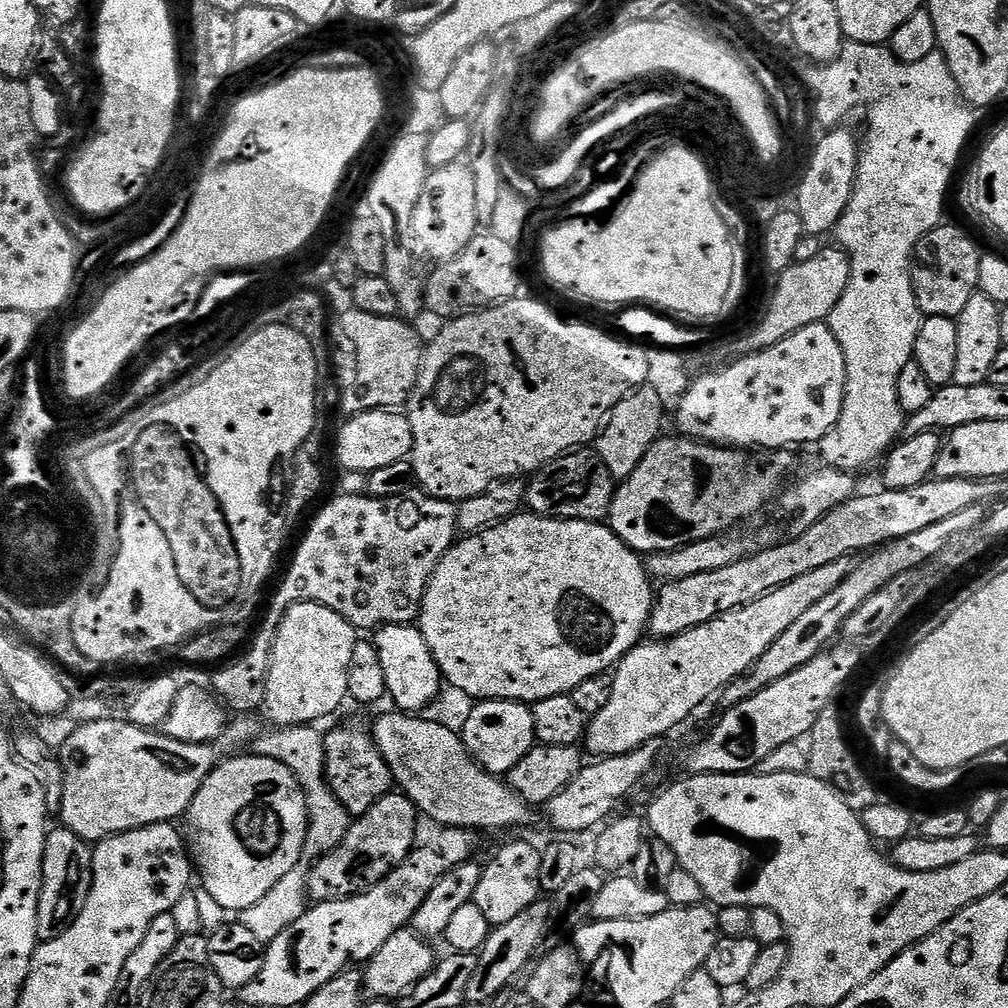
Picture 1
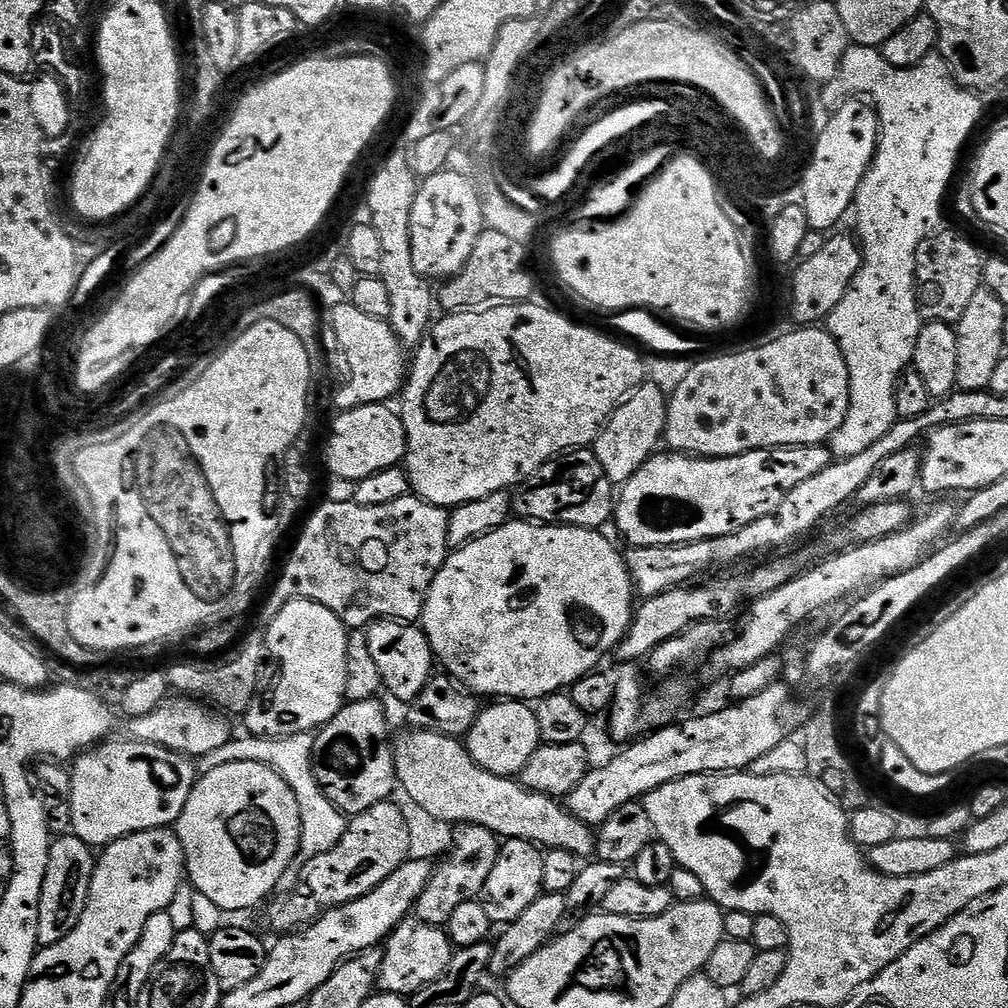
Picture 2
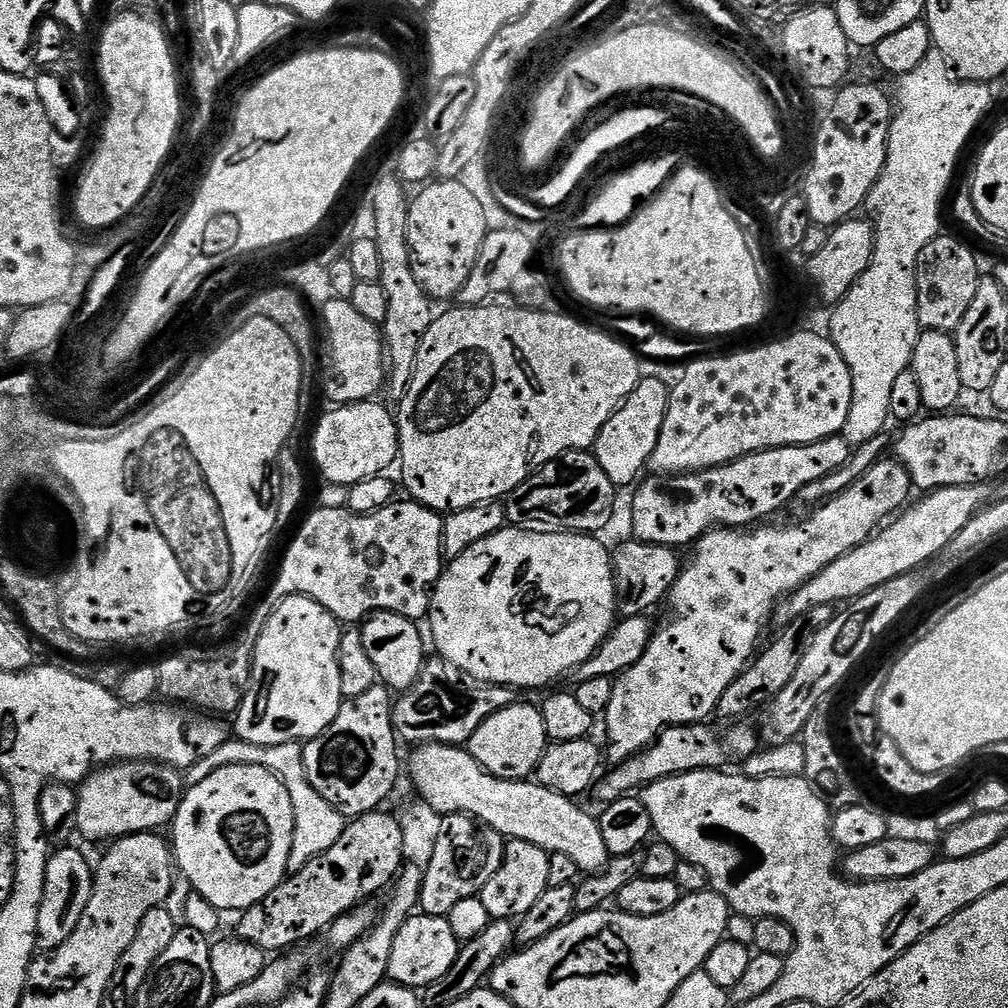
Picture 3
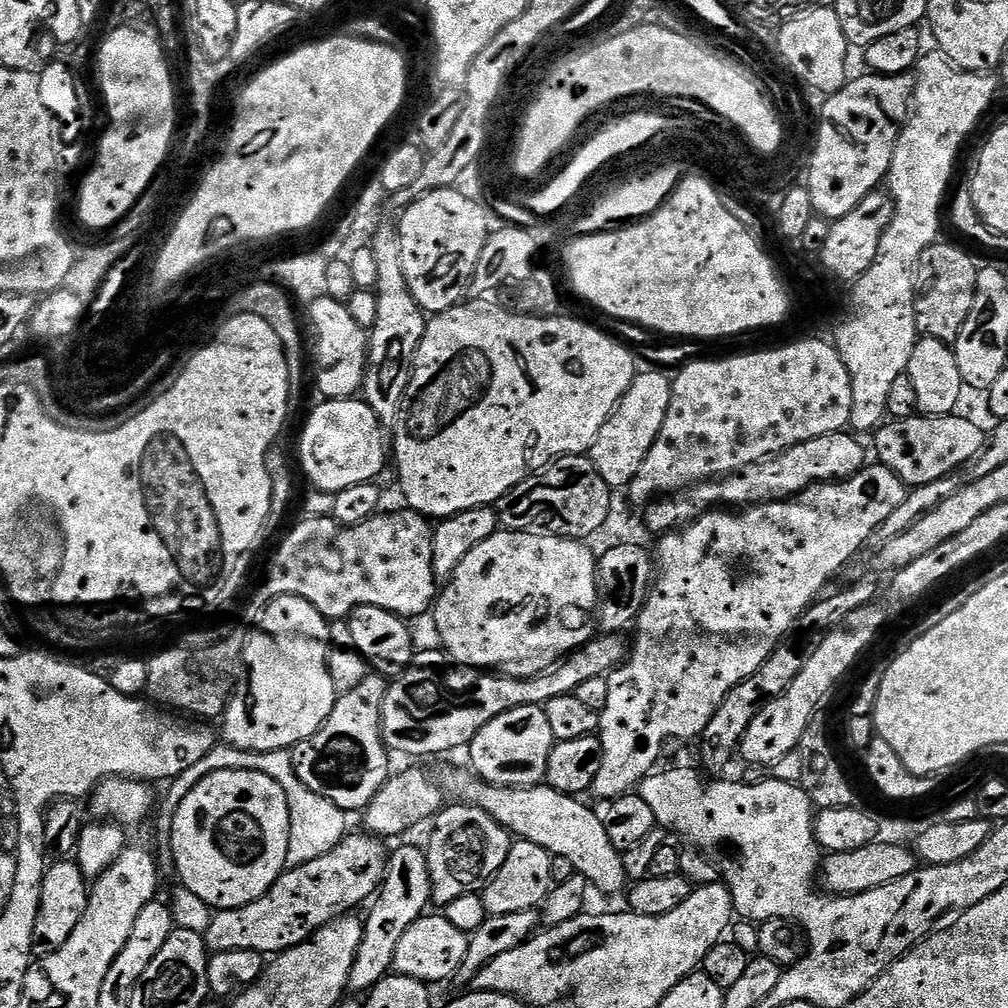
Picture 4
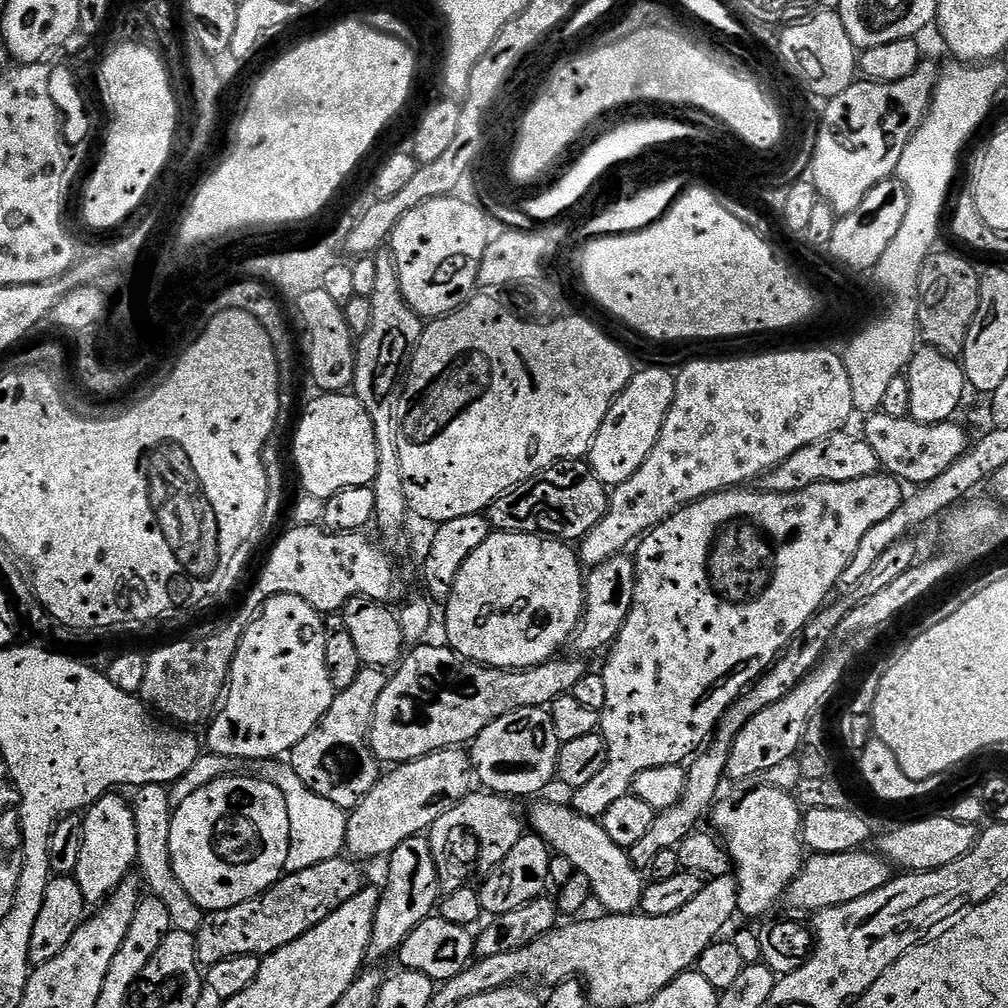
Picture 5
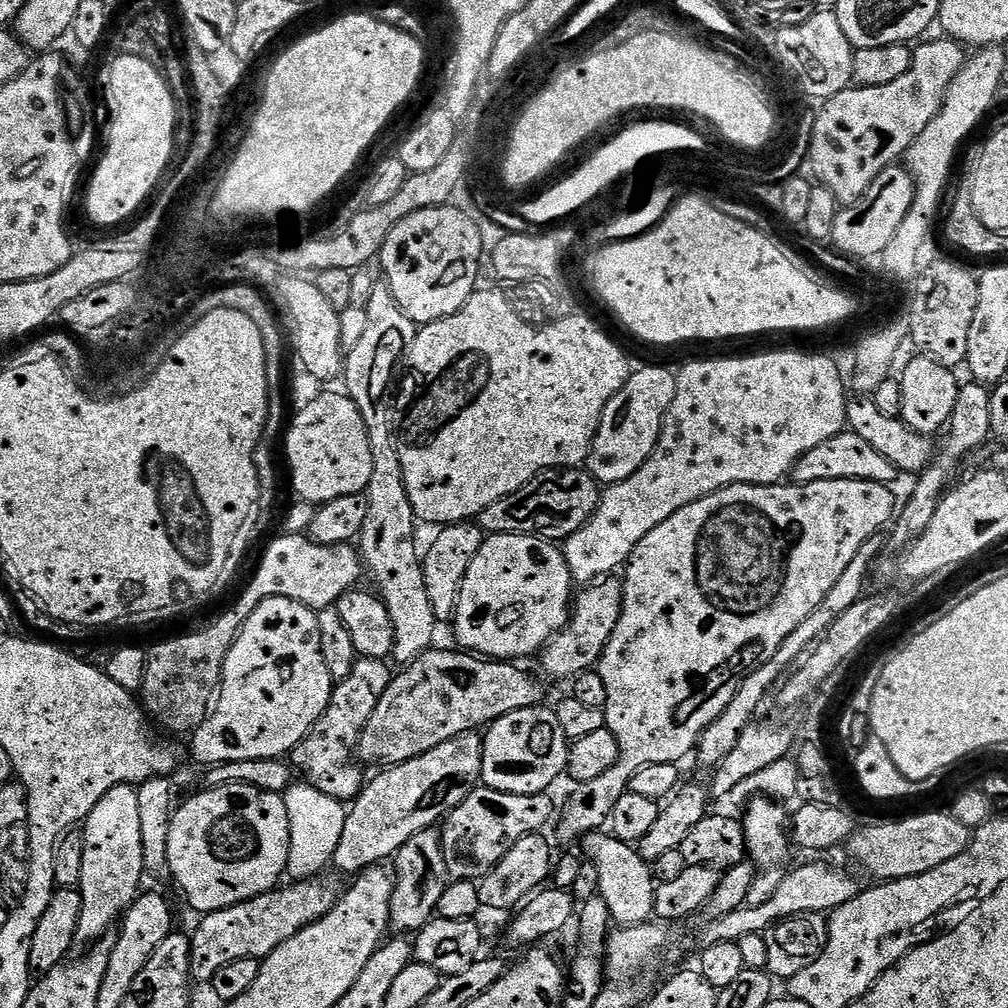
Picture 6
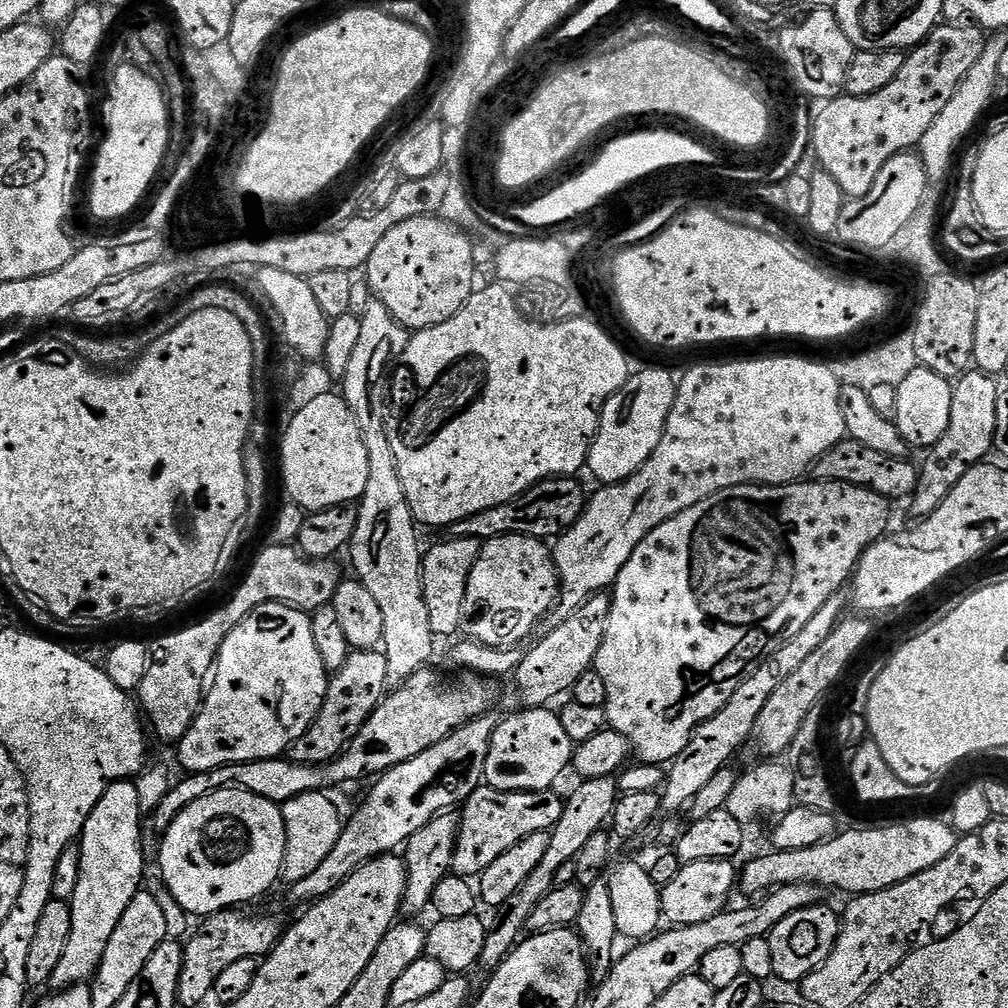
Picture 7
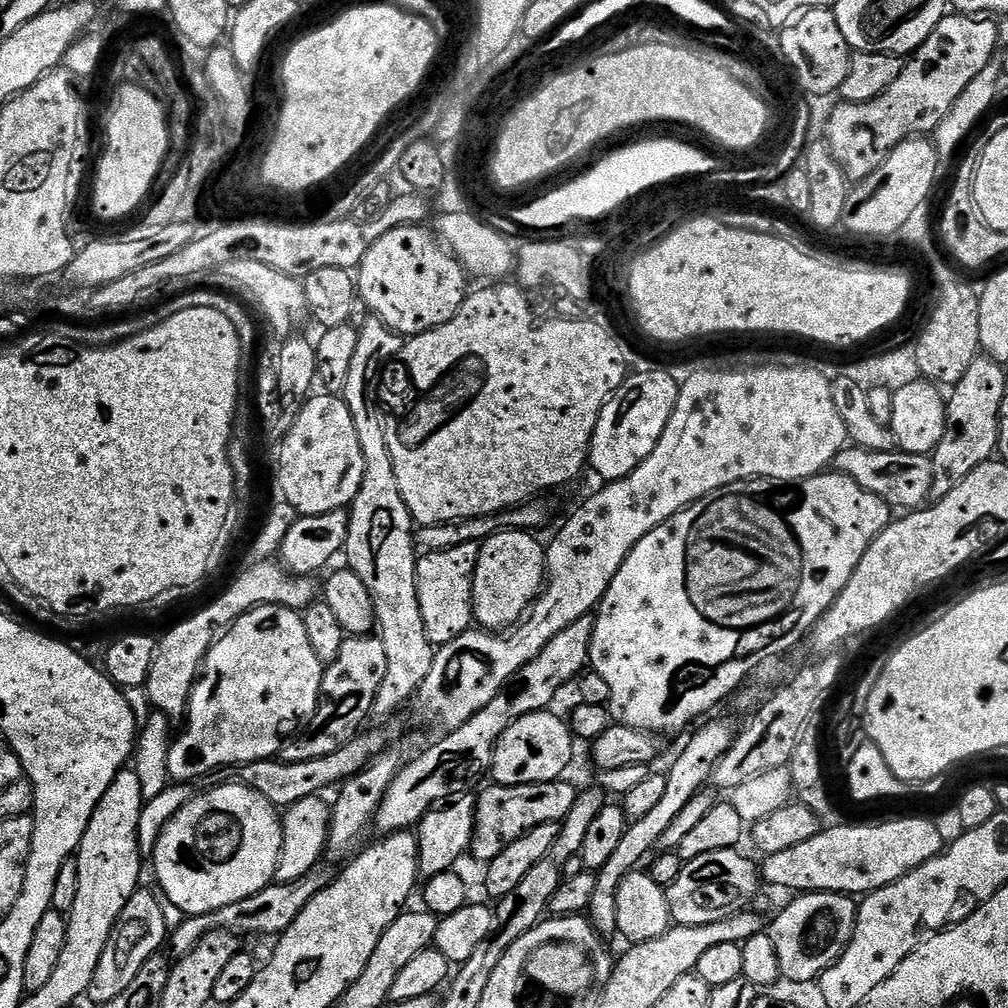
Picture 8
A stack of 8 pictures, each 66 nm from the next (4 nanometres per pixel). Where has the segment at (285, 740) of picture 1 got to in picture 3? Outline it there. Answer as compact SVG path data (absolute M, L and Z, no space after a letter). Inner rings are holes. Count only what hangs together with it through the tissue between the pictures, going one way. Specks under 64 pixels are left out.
M230 738L225 744L218 746L218 750L214 750L214 754L202 758L202 762L194 762L194 766L187 769L187 787L198 786L202 782L206 782L206 778L210 778L210 774L214 774L214 770L222 770L226 766L235 764L262 766L273 772L286 786L286 794L290 794L290 802L294 806L294 822L296 823L294 842L292 843L293 857L321 856L326 850L330 850L330 846L334 846L334 842L338 842L338 838L342 838L346 818L341 812L334 810L334 806L330 806L330 802L326 802L326 798L322 798L322 794L318 794L318 790L314 790L314 786L310 786L310 778L306 778L303 743L282 742L282 746L254 746L239 738Z

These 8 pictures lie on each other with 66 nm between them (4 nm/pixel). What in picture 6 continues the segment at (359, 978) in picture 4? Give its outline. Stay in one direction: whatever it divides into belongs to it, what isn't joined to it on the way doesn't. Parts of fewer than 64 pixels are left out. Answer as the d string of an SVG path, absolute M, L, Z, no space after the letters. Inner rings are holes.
M431 827L414 834L410 842L406 842L406 846L396 852L394 863L396 872L389 902L388 923L393 933L415 934L436 916L438 898L442 898L444 889L450 883L439 831Z

